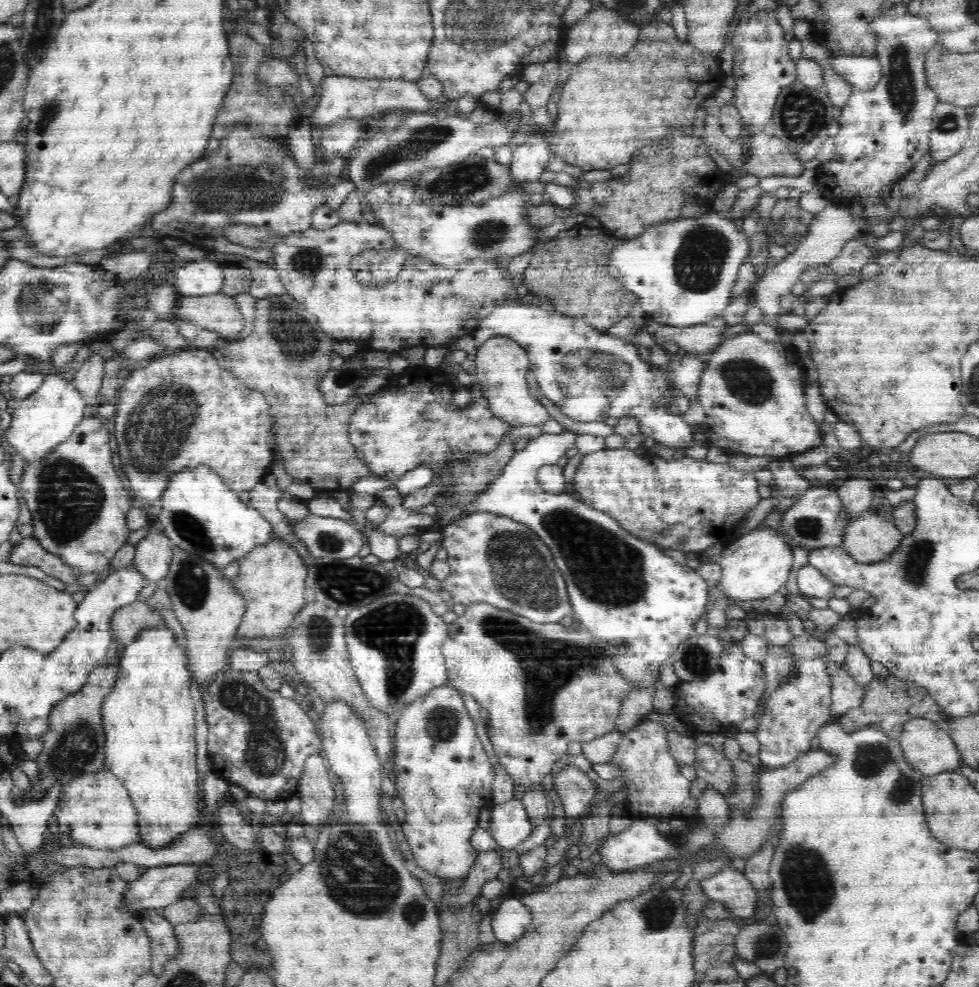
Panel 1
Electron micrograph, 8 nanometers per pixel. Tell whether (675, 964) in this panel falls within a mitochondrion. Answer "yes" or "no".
no

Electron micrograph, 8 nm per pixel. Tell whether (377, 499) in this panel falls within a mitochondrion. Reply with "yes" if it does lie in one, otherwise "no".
no

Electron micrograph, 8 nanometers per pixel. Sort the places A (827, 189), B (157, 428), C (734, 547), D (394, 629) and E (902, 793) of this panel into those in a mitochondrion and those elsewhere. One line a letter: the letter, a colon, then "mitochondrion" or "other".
A: other
B: mitochondrion
C: other
D: mitochondrion
E: mitochondrion

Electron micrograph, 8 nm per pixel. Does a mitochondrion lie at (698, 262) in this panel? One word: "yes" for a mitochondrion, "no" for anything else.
yes

